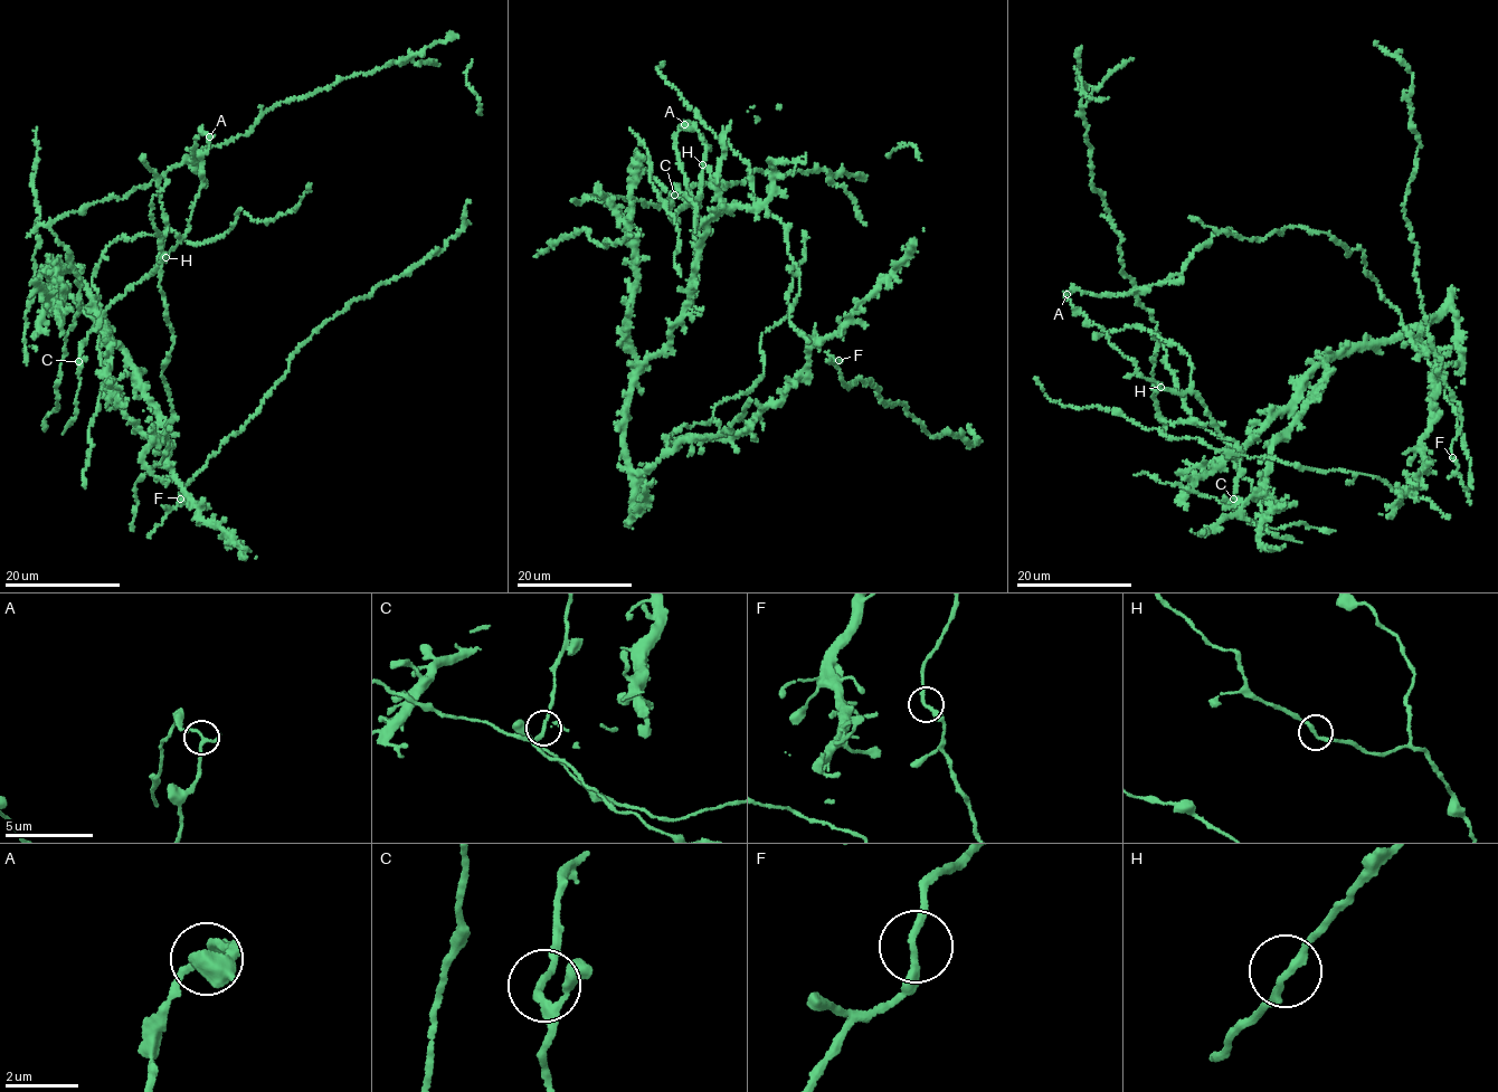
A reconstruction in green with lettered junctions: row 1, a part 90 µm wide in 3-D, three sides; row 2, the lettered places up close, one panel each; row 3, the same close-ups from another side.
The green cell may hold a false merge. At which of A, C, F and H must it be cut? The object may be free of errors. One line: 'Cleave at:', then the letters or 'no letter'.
Cleave at: A

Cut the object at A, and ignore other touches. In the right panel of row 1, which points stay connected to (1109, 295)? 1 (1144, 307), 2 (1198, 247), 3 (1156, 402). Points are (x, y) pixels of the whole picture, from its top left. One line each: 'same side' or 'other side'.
1: same side
2: same side
3: same side

